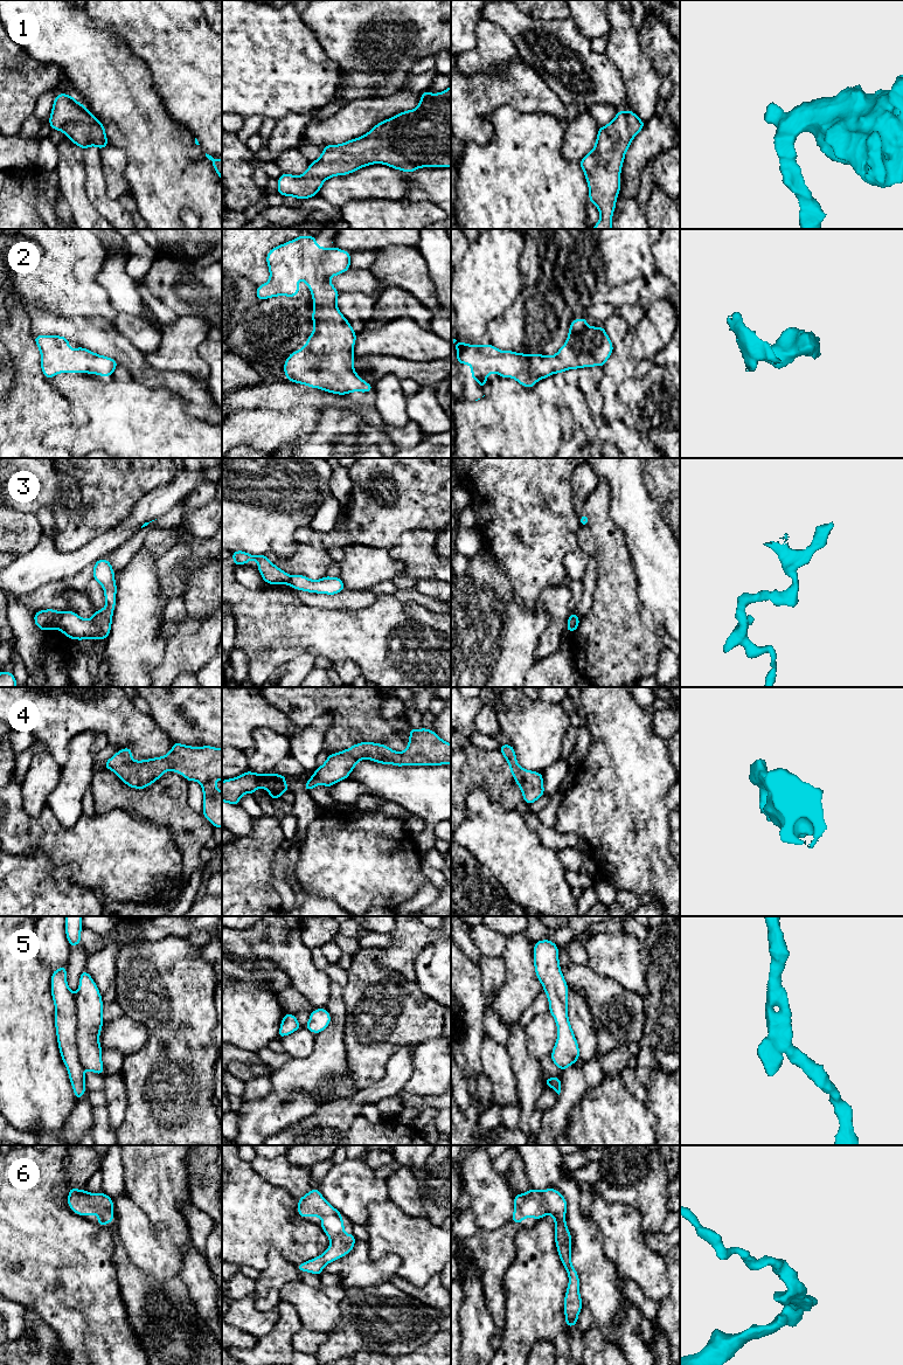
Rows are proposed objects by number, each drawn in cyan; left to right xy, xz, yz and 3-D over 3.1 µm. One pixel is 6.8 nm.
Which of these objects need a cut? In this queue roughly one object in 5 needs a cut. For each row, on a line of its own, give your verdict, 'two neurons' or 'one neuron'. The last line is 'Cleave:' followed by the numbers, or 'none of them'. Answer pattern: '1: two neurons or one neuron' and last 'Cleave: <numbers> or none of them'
1: one neuron
2: one neuron
3: two neurons
4: one neuron
5: one neuron
6: one neuron
Cleave: 3

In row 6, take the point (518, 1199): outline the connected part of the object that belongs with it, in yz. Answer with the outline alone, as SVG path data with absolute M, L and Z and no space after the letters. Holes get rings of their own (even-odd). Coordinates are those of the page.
M532 1187L523 1194L515 1193L512 1222L521 1225L523 1218L540 1220L547 1214L554 1217L557 1253L569 1275L569 1284L564 1297L564 1314L567 1328L571 1328L577 1324L583 1302L579 1295L578 1273L571 1264L571 1234L567 1228L565 1212L567 1200L557 1190L537 1191Z

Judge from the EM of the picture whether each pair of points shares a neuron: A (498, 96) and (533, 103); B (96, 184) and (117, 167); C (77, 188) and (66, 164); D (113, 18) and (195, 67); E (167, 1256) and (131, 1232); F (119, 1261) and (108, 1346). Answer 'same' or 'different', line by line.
A: same
B: different
C: same
D: same
E: same
F: different

